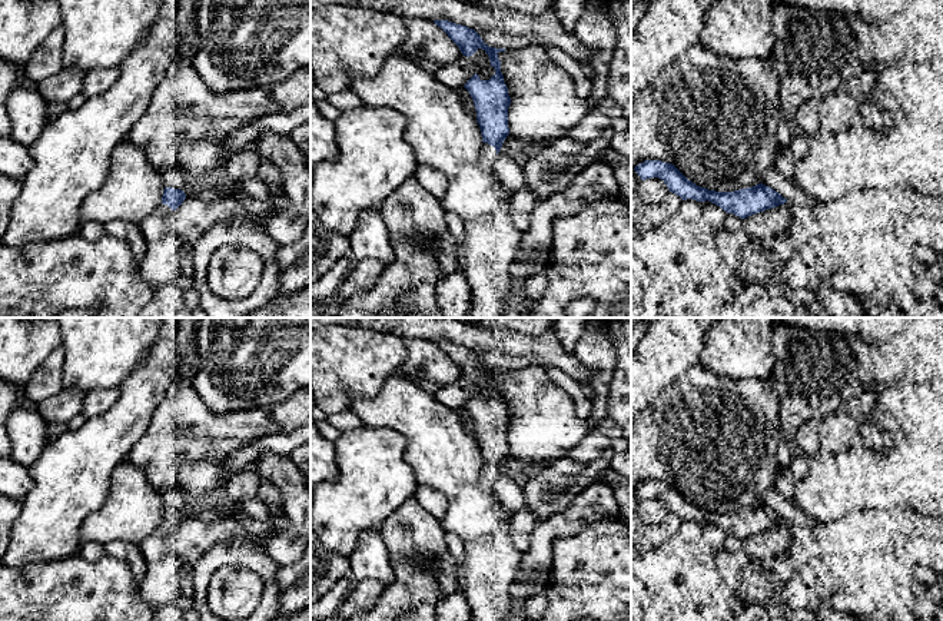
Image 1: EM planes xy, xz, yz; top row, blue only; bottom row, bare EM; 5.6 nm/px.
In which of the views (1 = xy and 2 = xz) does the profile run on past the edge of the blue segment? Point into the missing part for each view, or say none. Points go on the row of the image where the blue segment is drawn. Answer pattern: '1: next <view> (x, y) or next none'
1: next xy (160, 266)
2: next xz (488, 155)

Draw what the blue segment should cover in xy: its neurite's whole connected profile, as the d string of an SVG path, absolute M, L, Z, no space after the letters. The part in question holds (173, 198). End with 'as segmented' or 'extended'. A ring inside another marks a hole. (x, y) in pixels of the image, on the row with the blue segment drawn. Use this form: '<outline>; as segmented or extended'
M165 187L160 206L139 223L146 242L139 270L155 292L173 285L180 276L183 242L169 228L167 217L185 199L183 190Z; extended

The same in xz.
M434 20L434 23L448 34L464 56L469 57L478 49L482 49L495 69L495 74L489 80L481 80L475 73L464 86L474 100L477 122L482 135L484 143L479 150L481 166L489 175L495 176L498 153L509 135L508 107L511 97L498 59L498 53L505 52L505 49L489 47L474 29L466 26L448 20Z; extended

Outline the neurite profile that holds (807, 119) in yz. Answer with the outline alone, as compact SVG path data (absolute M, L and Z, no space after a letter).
M813 99L806 102L794 114L798 127L807 135L816 135L819 129L819 100Z

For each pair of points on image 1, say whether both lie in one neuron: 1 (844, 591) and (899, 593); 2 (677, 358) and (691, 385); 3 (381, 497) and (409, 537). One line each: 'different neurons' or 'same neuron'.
1: same neuron
2: different neurons
3: different neurons

